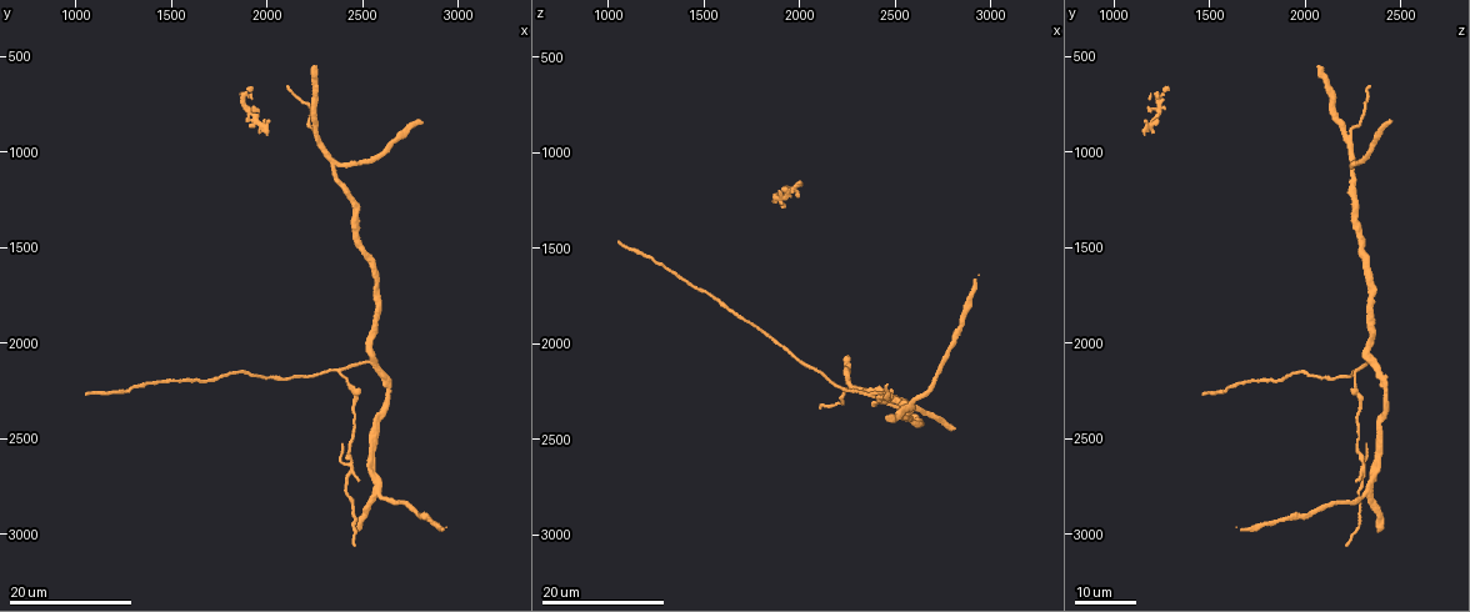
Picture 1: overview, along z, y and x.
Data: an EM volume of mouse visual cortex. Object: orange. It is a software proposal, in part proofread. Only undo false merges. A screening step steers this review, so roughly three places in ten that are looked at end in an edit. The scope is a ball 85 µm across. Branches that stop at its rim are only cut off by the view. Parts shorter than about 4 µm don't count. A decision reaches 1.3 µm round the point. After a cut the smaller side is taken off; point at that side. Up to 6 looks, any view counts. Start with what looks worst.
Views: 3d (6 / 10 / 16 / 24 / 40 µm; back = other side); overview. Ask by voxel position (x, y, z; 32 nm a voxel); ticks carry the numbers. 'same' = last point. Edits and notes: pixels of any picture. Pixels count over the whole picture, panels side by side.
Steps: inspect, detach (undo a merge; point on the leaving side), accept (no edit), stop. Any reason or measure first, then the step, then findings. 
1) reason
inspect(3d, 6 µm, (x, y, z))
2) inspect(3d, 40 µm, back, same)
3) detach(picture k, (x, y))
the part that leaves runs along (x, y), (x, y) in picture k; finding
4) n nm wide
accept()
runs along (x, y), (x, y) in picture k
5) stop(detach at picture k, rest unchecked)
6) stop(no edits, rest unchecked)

three-way junction
inspect(3d, 24 µm, (2400, 2160, 2260))

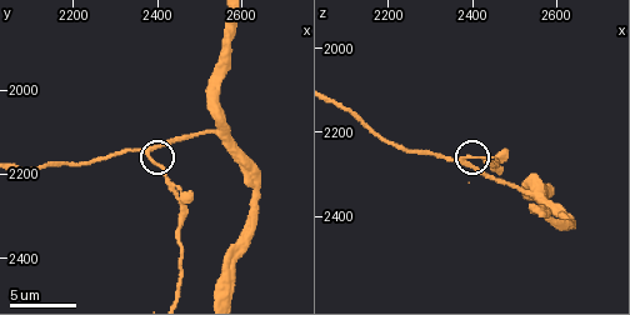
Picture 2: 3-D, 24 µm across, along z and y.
closer look
inspect(3d, 6 µm, (2380, 2160, 2265))

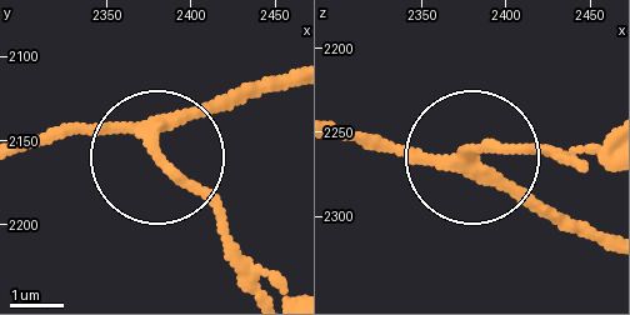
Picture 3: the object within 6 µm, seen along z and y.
3 arms
accept()
continuous, no second neuron

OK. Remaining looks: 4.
small branch off a trunk
inspect(3d, 24 µm, (2250, 920, 2220))

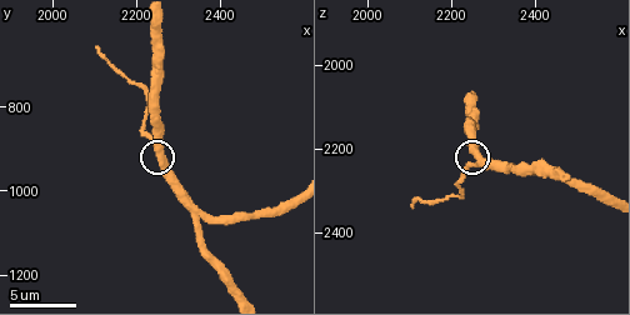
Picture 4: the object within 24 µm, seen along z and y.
inspect(3d, 6 µm, same)

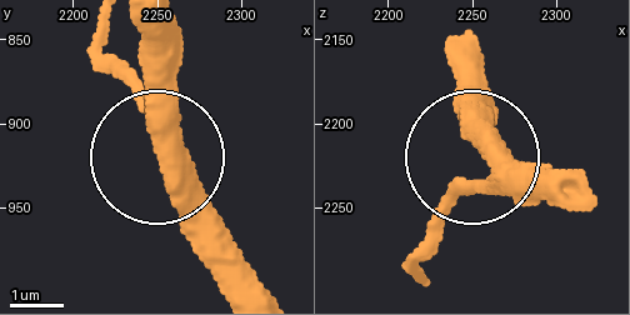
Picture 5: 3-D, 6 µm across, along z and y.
from behind
inspect(3d, 6 µm, back, same)

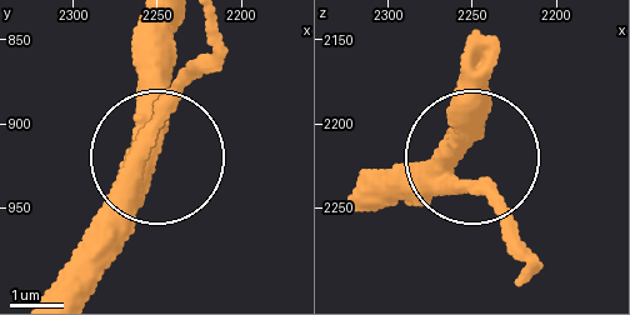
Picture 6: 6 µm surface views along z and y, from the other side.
3 arms
accept()
continuous, no second neuron

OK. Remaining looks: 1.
stop(no edits, rest unchecked)

